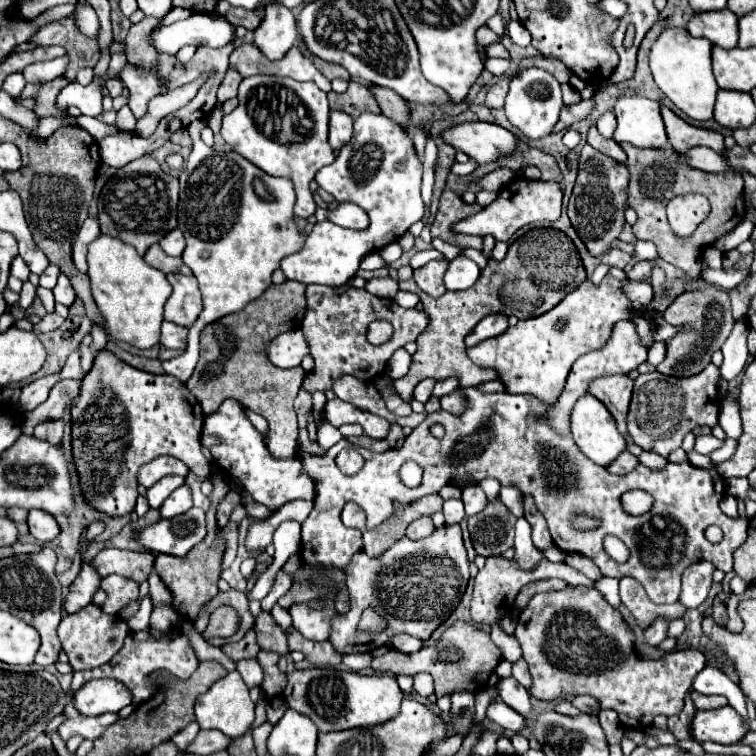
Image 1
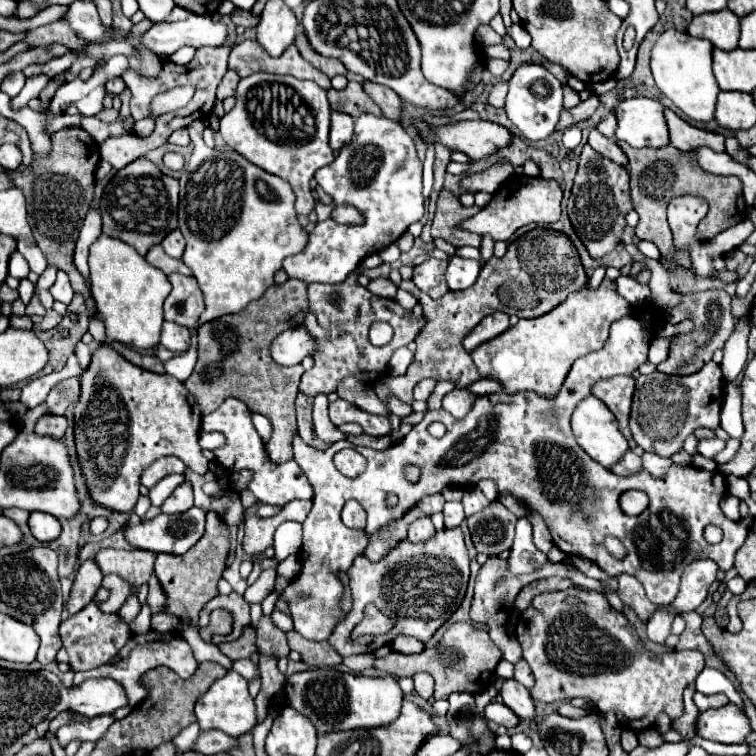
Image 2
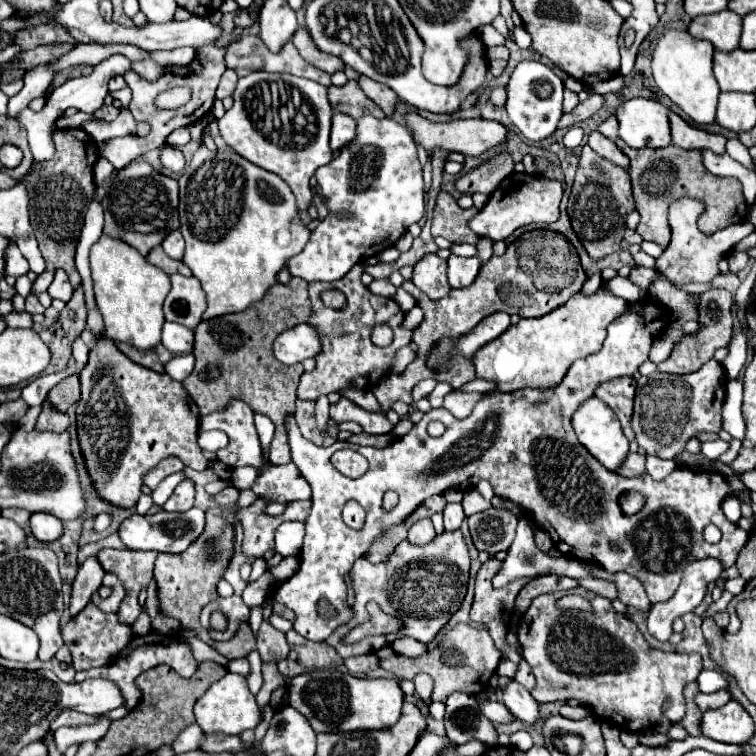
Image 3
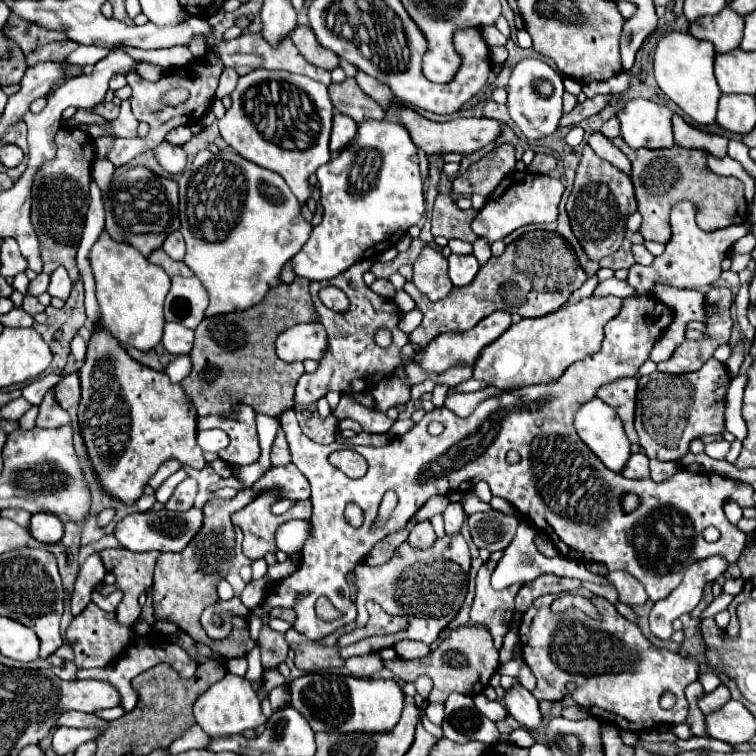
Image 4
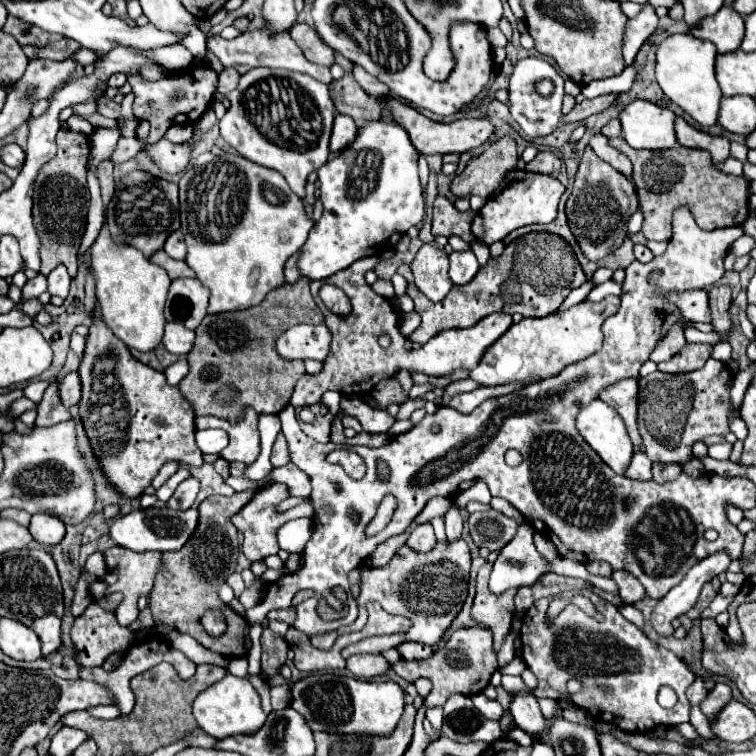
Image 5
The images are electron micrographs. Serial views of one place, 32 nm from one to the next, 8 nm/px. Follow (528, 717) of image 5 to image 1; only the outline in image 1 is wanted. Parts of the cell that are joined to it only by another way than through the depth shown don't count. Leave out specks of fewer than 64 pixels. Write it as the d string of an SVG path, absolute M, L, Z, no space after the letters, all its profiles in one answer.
M502 678L498 684L498 690L500 690L500 698L504 700L504 704L508 704L512 710L524 714L524 718L530 716L530 712L532 712L530 692L522 684L516 684L516 680L512 680L512 678Z

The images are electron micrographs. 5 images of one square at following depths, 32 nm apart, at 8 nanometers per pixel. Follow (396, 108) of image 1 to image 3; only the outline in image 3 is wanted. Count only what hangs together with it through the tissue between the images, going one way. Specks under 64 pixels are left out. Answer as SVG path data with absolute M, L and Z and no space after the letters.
M360 76L360 78L358 78L358 84L360 84L360 88L384 110L386 116L390 116L390 114L394 112L394 106L396 106L396 102L398 102L398 96L396 96L388 86L384 86L384 84L368 78L368 76Z

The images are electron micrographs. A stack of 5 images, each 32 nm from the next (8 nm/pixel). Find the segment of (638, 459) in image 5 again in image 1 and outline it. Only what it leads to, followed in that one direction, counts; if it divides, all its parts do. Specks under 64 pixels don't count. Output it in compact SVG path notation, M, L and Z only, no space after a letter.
M622 452L622 454L618 456L618 460L614 460L614 462L608 466L608 470L610 470L612 474L628 474L628 472L632 472L632 468L636 468L636 464L640 464L638 456L634 456L634 454L630 454L630 452Z

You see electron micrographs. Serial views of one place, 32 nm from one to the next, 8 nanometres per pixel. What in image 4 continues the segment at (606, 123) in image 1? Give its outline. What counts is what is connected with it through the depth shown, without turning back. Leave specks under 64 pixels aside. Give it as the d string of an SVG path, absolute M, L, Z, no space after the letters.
M610 118L602 128L600 128L600 132L606 136L606 138L616 138L618 134L620 134L620 122L618 122L618 118Z

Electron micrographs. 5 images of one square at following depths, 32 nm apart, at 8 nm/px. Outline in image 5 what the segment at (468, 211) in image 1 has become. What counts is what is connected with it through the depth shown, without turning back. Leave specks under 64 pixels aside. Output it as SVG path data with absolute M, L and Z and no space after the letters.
M438 196L434 200L434 218L432 218L432 234L434 236L450 236L458 234L464 240L472 240L471 223L476 213L456 212L448 198Z

